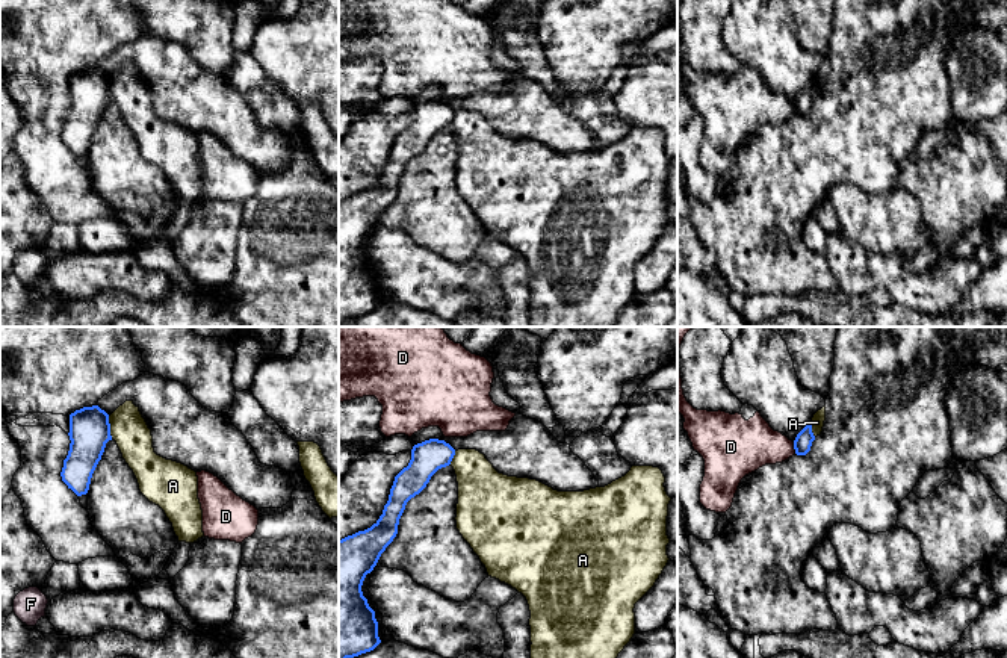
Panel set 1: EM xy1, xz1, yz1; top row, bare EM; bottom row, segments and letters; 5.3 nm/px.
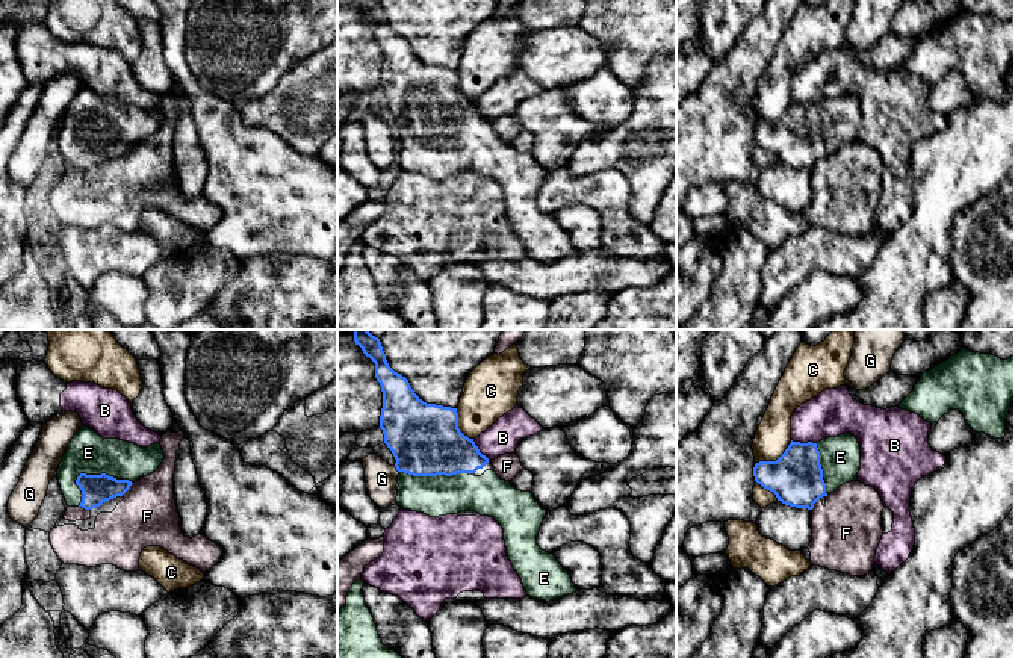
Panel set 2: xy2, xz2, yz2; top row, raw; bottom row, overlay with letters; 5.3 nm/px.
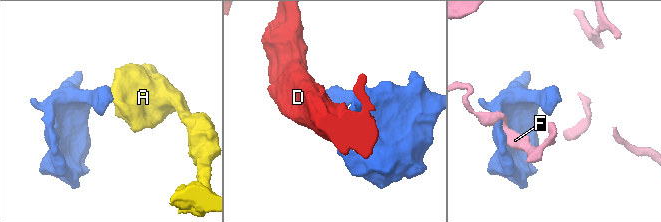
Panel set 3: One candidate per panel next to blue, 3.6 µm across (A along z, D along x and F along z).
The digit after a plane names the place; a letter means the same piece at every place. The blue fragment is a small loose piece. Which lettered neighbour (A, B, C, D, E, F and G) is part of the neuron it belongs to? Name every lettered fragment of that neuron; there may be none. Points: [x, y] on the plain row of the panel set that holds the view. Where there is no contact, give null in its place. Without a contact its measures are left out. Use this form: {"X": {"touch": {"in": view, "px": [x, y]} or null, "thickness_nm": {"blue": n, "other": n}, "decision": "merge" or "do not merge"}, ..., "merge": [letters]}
{"A": {"touch": {"in": "xy1", "px": [109, 88]}, "thickness_nm": {"blue": 220, "other": 190}, "decision": "do not merge"}, "B": {"touch": {"in": "yz2", "px": [803, 105]}, "thickness_nm": {"blue": 280, "other": 240}, "decision": "do not merge"}, "C": {"touch": {"in": "yz2", "px": [776, 121]}, "thickness_nm": {"blue": 280, "other": 190}, "decision": "do not merge"}, "D": {"touch": {"in": "yz1", "px": [794, 109]}, "thickness_nm": {"blue": 90, "other": 280}, "decision": "do not merge"}, "E": {"touch": {"in": "xy2", "px": [90, 136]}, "thickness_nm": {"blue": 160, "other": 220}, "decision": "merge"}, "F": {"touch": {"in": "xy2", "px": [127, 150]}, "thickness_nm": {"blue": 160, "other": 320}, "decision": "do not merge"}, "G": {"touch": {"in": "xz2", "px": [397, 130]}, "thickness_nm": {"blue": 380, "other": 170}, "decision": "do not merge"}, "merge": ["E"]}

